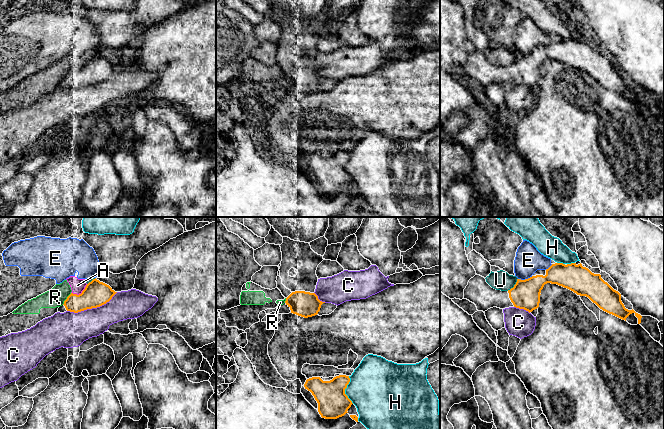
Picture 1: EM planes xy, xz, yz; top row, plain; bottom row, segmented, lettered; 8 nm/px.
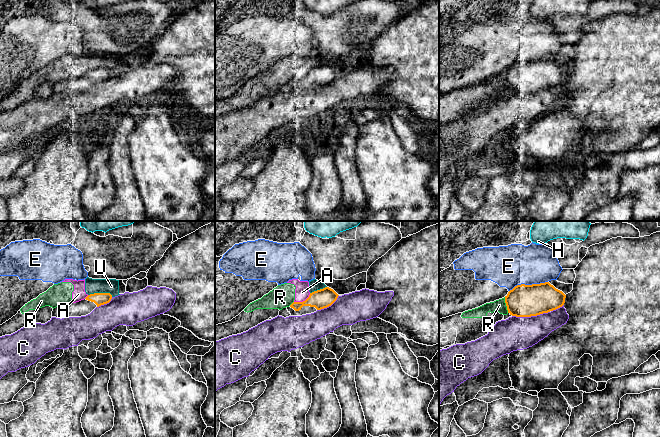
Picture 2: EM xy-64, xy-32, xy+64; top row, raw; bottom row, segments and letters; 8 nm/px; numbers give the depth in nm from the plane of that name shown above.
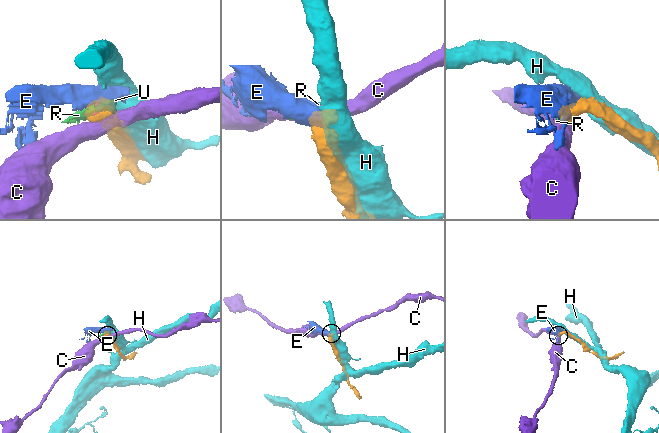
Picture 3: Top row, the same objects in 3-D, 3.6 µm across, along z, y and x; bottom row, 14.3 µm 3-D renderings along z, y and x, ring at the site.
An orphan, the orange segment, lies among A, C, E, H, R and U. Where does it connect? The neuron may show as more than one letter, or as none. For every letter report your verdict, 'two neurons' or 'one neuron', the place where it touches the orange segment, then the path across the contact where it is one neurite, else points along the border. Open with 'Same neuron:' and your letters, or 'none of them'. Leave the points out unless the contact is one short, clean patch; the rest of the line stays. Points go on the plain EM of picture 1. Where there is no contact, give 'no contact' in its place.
Same neuron: none of them
A: two neurons | xy (81, 69)
C: two neurons | xy (92, 83) | along xy (117, 68), (108, 77), (99, 82), (77, 88), (67, 87)
E: two neurons | yz (525, 55)
H: two neurons | xz (344, 166)
R: two neurons | xy (66, 75)
U: two neurons | yz (514, 61) | along yz (517, 54), (514, 61), (507, 66)

